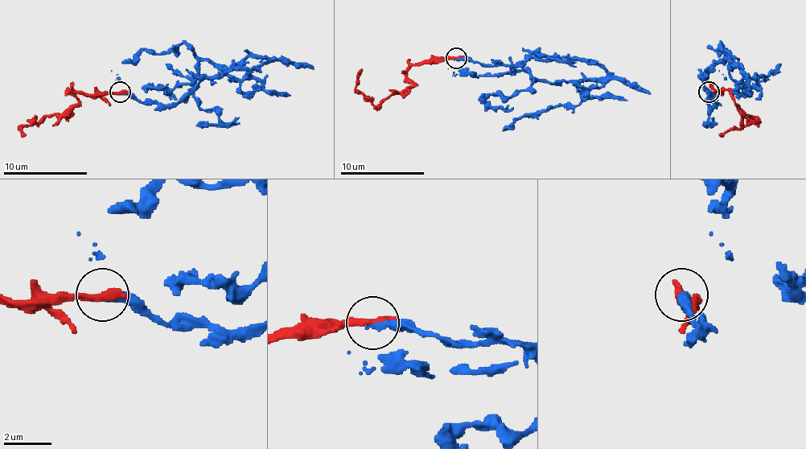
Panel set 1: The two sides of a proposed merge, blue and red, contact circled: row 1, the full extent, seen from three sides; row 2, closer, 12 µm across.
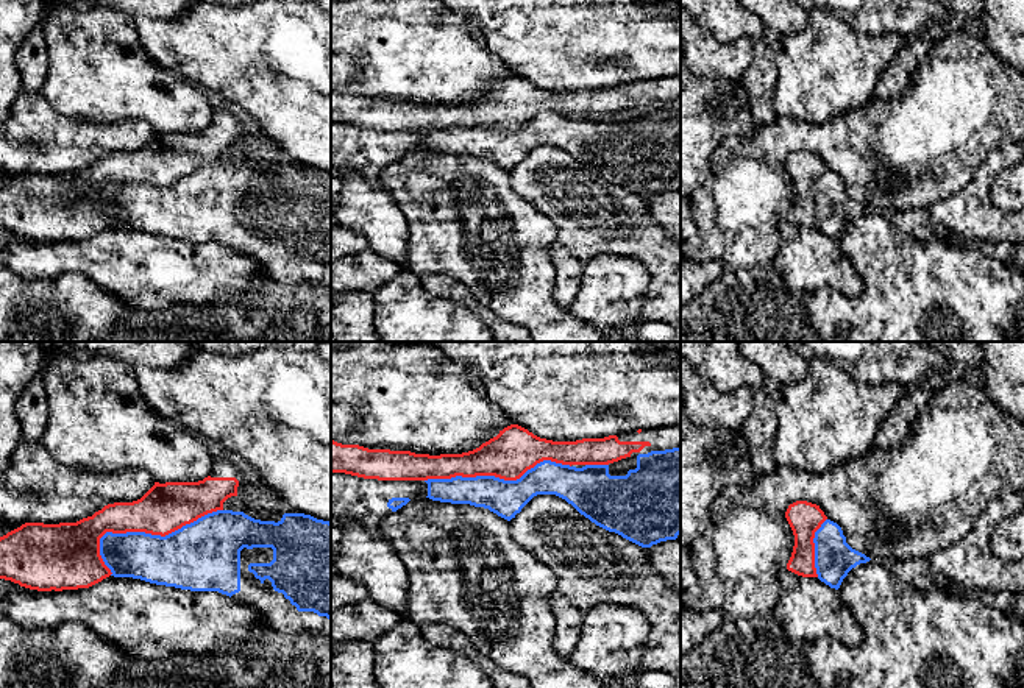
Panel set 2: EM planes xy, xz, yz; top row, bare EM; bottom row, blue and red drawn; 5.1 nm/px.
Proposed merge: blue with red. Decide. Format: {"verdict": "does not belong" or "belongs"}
{"verdict": "does not belong"}

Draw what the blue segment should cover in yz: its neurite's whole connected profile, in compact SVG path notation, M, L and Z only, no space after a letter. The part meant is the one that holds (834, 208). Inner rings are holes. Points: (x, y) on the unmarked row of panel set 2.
M826 170L815 183L815 218L818 229L838 240L848 223L871 209L846 193L841 178Z

